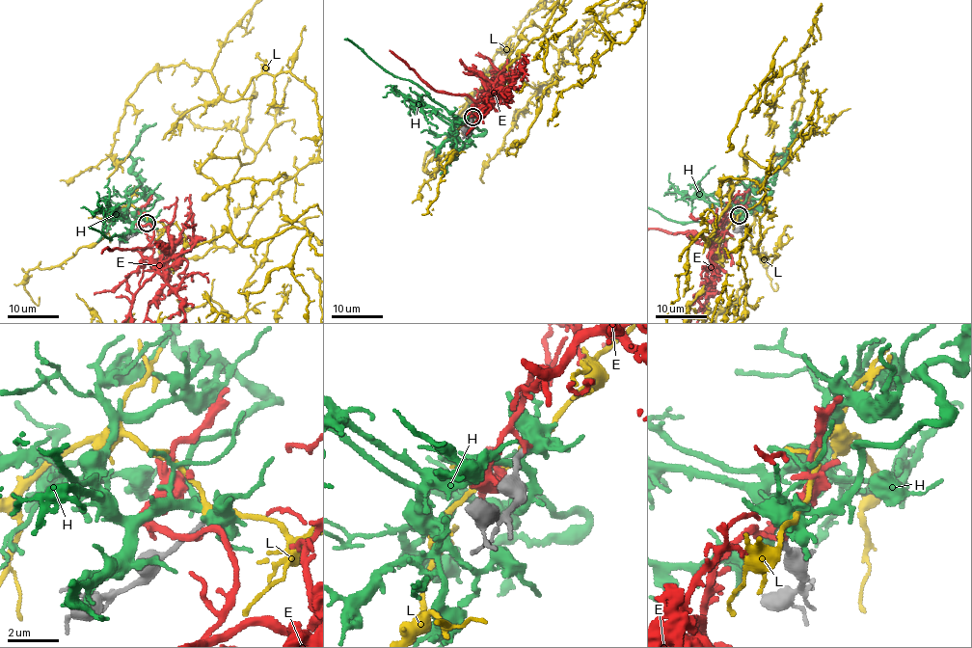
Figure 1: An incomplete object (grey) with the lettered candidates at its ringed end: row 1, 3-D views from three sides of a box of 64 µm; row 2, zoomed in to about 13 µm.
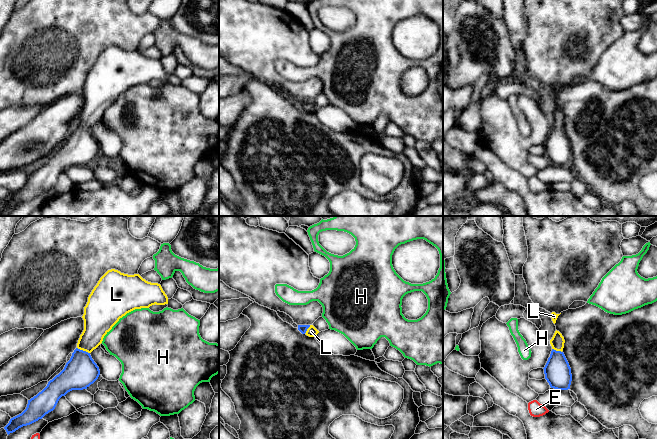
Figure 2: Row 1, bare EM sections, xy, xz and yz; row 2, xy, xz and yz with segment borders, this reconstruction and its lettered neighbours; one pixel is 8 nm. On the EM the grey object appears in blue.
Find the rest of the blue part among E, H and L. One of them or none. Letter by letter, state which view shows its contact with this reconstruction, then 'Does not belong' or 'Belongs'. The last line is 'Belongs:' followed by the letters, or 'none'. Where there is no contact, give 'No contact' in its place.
E: No contact. Does not belong
H: No contact. Does not belong
L: Touches blue in xy. Belongs
Belongs: L

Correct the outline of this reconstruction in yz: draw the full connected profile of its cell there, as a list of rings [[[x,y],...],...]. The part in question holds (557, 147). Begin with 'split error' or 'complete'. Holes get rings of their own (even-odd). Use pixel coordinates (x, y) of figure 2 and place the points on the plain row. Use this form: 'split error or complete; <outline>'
split error; [[[556,106],[550,116],[550,120],[552,122],[550,133],[543,144],[545,155],[549,159],[550,163],[557,166],[570,165],[572,157],[571,144],[562,128],[564,119],[564,113]]]

